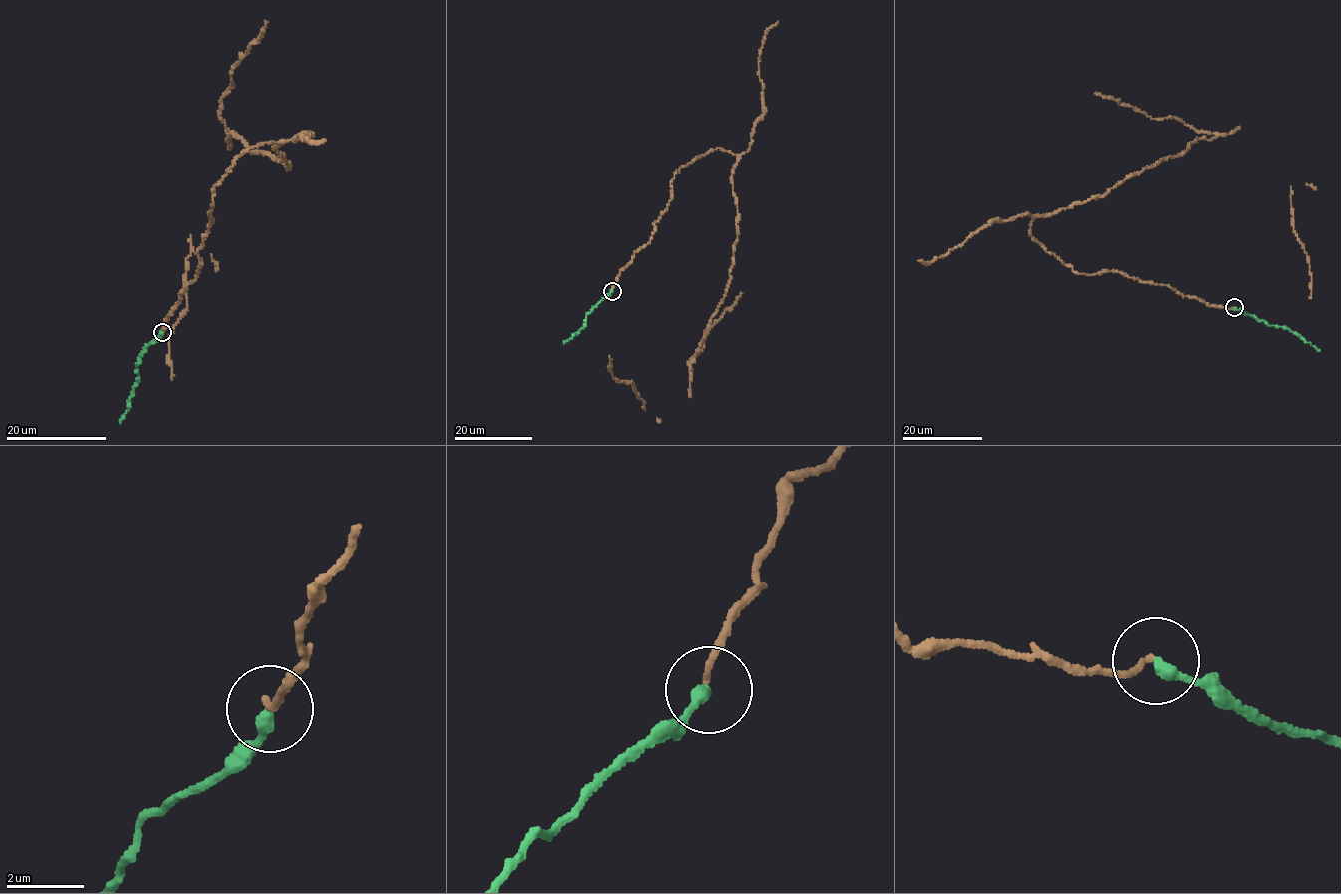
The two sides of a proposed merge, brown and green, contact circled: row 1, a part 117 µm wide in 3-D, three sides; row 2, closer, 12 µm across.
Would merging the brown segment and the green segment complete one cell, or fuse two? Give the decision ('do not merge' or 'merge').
merge

